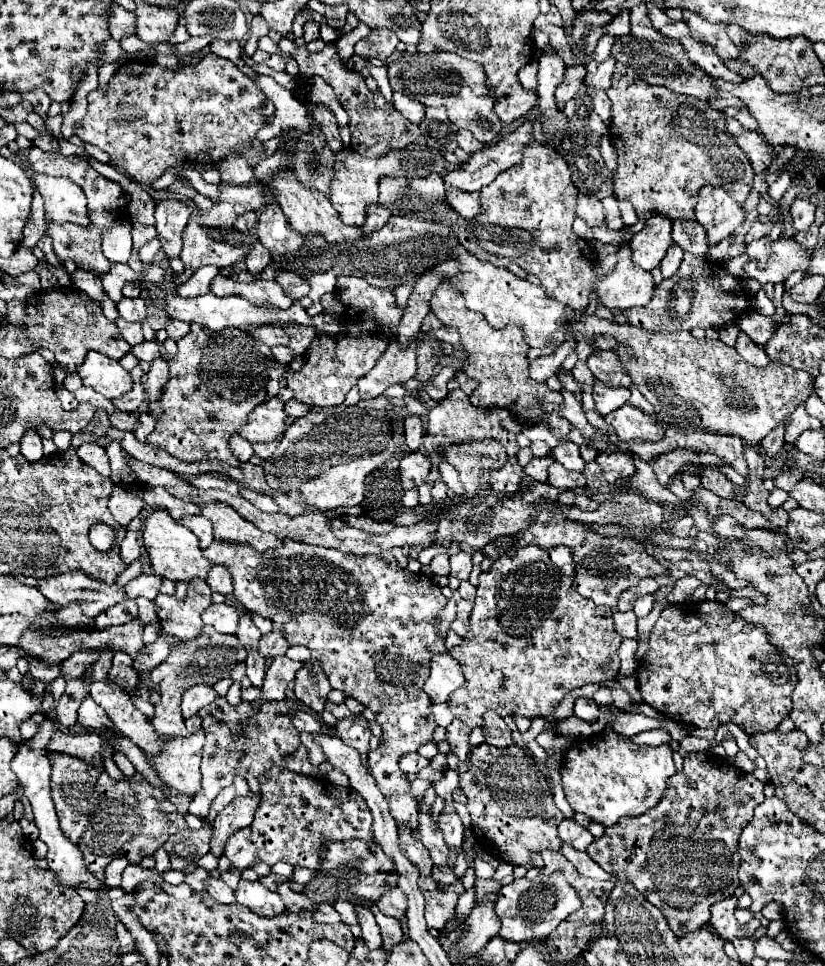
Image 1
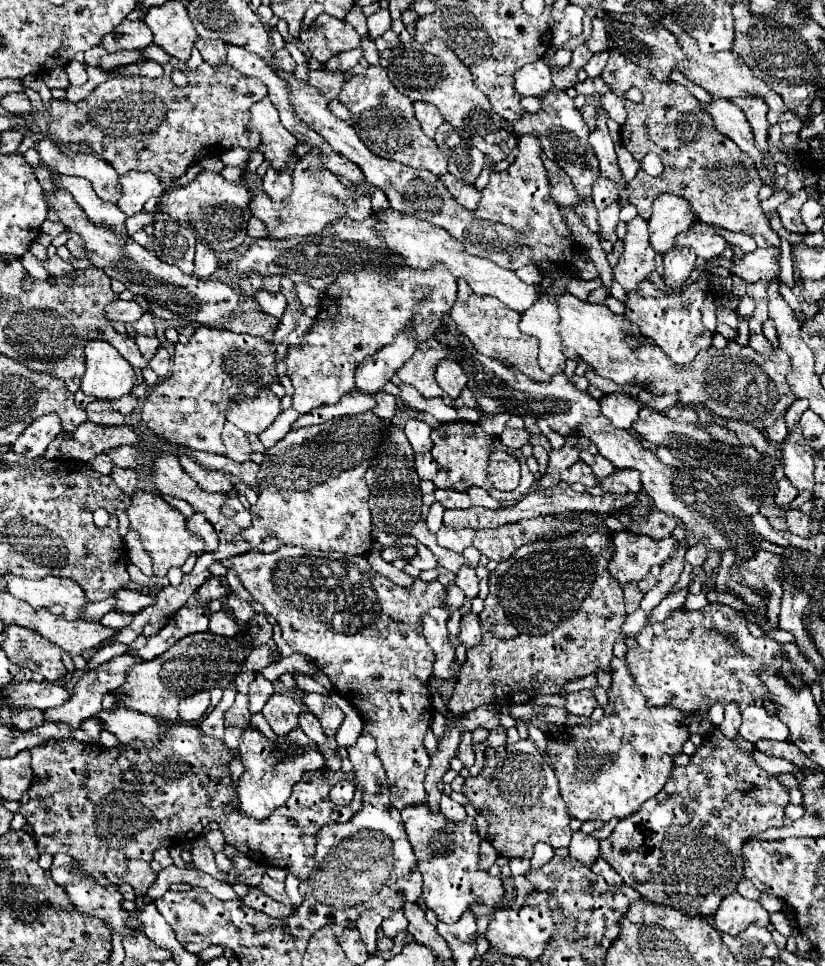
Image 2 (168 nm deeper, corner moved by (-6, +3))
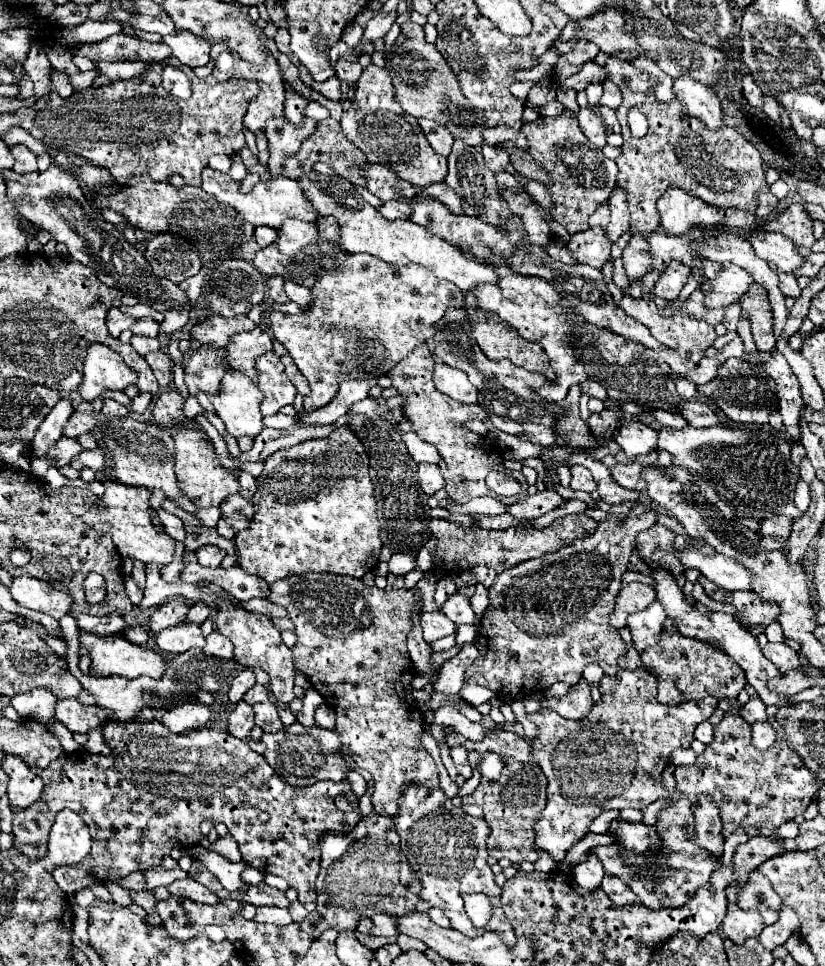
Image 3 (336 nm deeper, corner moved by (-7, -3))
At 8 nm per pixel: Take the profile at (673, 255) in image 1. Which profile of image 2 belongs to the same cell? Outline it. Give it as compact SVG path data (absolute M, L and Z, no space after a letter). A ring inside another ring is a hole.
M674 248L664 254L664 282L668 288L680 288L694 270L696 252L688 248Z

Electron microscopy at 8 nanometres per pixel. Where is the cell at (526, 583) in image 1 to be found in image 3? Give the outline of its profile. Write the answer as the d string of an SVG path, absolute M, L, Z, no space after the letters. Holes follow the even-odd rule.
M653 510L641 516L610 515L601 520L597 532L589 538L575 540L559 552L521 562L519 566L497 574L489 588L489 608L477 628L479 658L465 670L467 682L493 690L503 702L525 700L531 694L547 690L555 682L565 682L569 686L577 684L587 664L597 664L601 660L615 664L619 656L625 656L625 642L619 638L617 630L609 626L609 616L615 608L615 598L621 590L621 576L629 566L635 538L645 528L657 524L657 516L659 514Z

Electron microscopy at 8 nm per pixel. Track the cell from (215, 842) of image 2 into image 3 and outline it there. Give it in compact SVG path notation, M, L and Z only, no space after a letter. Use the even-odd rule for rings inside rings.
M229 834L223 836L223 838L219 838L215 844L211 844L209 850L215 850L215 852L223 854L223 856L229 858L229 860L239 860L239 858L241 858L241 854L239 854L239 850L237 850L237 842L235 842L233 836L229 836Z

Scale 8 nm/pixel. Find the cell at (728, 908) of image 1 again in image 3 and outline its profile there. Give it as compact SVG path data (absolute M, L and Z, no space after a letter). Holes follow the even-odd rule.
M729 904L721 928L727 934L727 938L731 938L735 944L743 944L747 938L757 938L765 924L755 908L741 910L737 904Z

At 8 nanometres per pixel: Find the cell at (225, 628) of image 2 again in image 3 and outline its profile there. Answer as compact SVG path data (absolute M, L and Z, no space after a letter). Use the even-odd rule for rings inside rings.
M213 630L207 636L207 644L205 644L203 652L217 660L233 660L233 644L225 636L221 636L217 630Z

